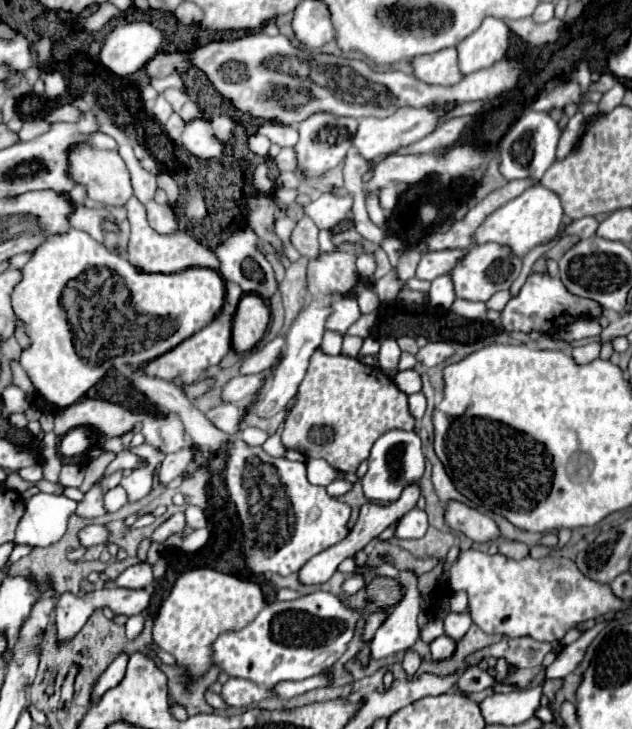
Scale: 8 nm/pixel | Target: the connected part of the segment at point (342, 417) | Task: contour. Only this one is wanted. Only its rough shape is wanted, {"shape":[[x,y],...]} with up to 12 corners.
{"shape":[[316,348],[280,438],[356,472],[414,430],[378,368]]}

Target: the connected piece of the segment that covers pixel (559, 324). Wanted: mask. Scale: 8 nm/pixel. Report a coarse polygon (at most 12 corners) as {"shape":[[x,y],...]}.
{"shape":[[530,274],[500,312],[506,332],[556,334],[600,318],[558,276]]}

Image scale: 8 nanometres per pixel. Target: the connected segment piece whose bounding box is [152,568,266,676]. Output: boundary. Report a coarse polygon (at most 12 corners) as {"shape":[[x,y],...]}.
{"shape":[[208,568],[178,576],[152,636],[190,674],[208,642],[252,622],[260,586]]}

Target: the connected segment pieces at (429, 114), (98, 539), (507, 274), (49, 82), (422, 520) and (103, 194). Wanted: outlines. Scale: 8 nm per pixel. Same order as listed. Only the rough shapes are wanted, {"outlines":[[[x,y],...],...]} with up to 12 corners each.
{"outlines":[[[444,110],[364,118],[354,148],[374,160],[428,136]],[[90,524],[80,532],[84,548],[108,542],[108,528]],[[472,244],[448,272],[458,298],[486,302],[520,274],[504,246]],[[48,72],[44,86],[48,98],[66,92],[66,80],[60,72]],[[424,510],[400,518],[398,538],[422,538],[428,530]],[[72,146],[70,174],[88,198],[124,206],[130,174],[116,150]]]}

